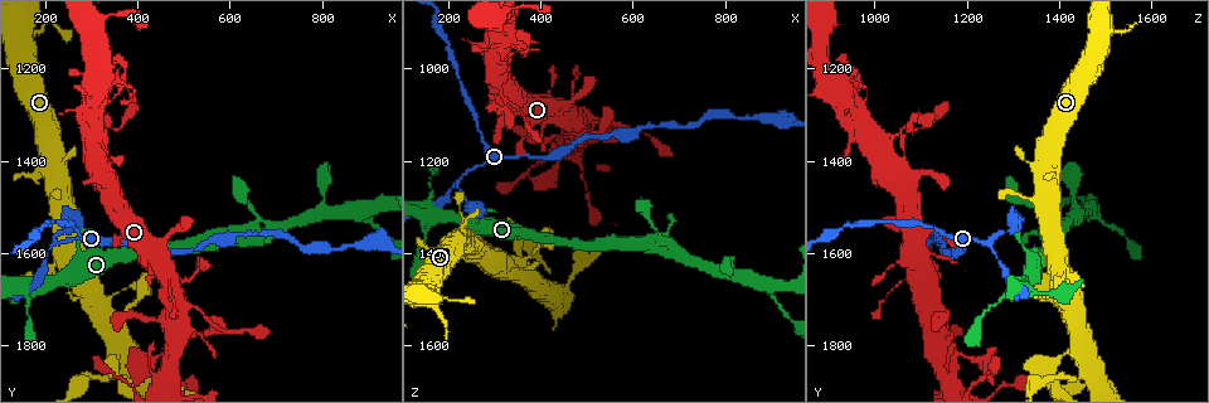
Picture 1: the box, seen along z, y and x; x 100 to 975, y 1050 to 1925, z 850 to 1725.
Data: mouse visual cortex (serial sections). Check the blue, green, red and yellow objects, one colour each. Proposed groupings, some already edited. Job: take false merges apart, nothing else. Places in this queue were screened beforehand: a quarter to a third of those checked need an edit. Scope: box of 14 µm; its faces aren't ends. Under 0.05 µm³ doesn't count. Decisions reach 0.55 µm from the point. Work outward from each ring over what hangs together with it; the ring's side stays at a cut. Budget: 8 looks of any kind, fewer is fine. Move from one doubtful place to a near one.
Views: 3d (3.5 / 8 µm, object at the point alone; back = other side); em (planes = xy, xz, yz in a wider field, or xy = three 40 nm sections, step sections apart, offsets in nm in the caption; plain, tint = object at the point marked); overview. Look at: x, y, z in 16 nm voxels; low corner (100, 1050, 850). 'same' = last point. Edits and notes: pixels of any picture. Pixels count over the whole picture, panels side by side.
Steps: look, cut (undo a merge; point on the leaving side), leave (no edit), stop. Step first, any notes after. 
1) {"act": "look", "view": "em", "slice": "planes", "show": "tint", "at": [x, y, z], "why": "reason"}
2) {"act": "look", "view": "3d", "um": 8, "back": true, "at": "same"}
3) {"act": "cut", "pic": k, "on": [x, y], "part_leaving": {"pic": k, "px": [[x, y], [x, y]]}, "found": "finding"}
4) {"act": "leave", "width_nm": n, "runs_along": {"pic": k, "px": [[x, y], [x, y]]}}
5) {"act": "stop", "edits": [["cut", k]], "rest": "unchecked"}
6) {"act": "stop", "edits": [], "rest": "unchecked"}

{"act": "look", "view": "3d", "um": 3.5, "at": [245, 1550, 1295], "why": "sharp bend"}

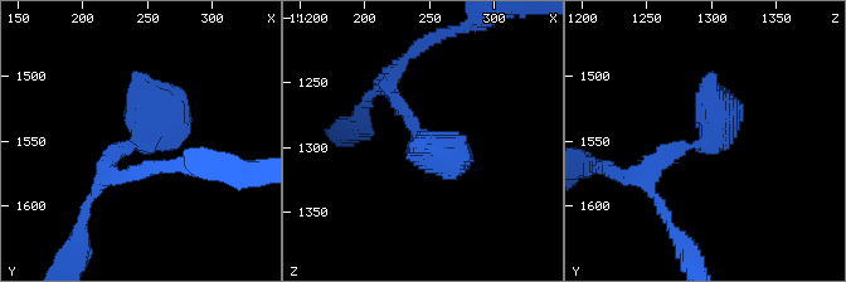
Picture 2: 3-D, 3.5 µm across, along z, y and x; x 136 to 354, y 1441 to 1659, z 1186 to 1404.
{"act": "look", "view": "em", "slice": "xy", "step": 1, "show": "tint", "at": [246, 1550, 1296], "why": "shape alone is not enough"}

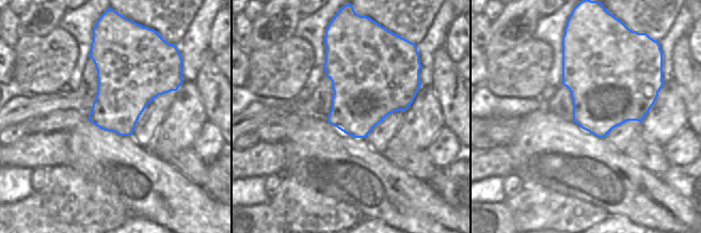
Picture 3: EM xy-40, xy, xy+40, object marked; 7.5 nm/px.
{"act": "look", "view": "em", "slice": "planes", "show": "tint", "at": "same"}

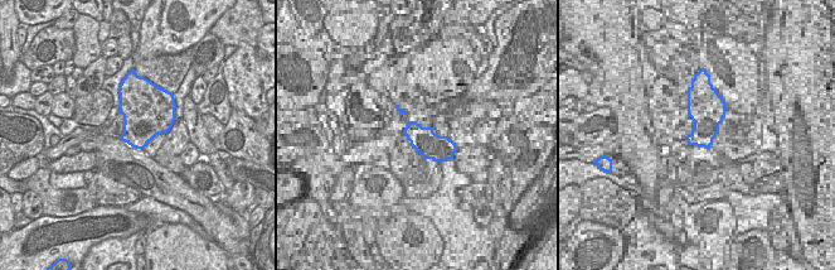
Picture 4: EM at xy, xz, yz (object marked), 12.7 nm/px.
{"act": "leave", "runs_along": {"pic": 2, "px": [[642, 179], [713, 132], [715, 74]]}, "found": "one cell here"}

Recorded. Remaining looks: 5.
{"act": "look", "view": "3d", "um": 3.5, "at": [355, 1810, 1425], "why": "sudden change in width"}

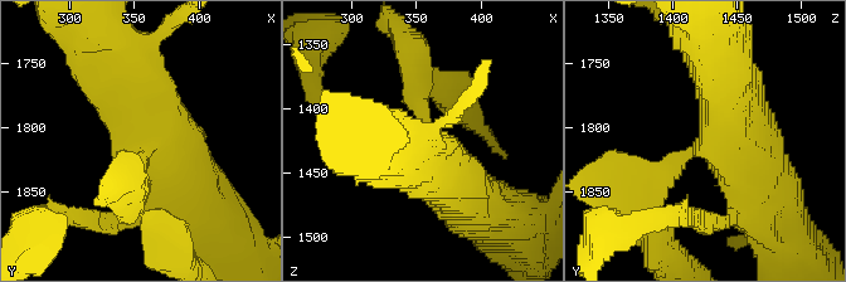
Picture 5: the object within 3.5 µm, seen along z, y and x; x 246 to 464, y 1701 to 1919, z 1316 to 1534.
{"act": "look", "view": "em", "slice": "xy", "step": 2, "show": "tint", "at": [354, 1812, 1426]}

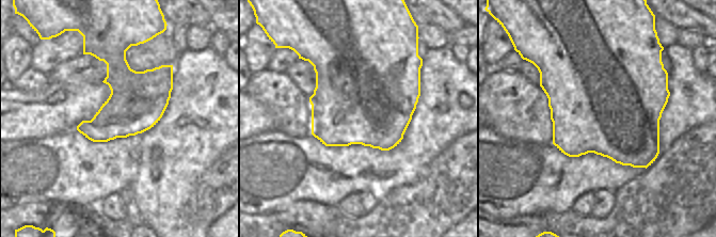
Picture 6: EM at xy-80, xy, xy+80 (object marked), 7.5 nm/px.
{"act": "leave", "runs_along": {"pic": 5, "px": [[111, 61], [193, 191]]}, "found": "one cell here"}

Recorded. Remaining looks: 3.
{"act": "look", "view": "3d", "um": 3.5, "at": [375, 1215, 960], "why": "abrupt turn"}

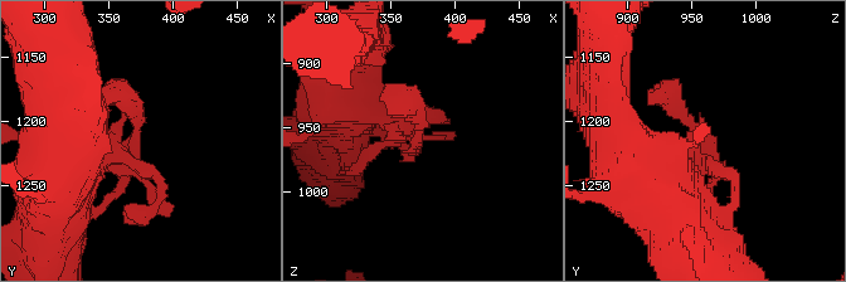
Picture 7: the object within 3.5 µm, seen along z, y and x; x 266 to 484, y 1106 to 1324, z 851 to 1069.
{"act": "look", "view": "em", "slice": "xy", "step": 3, "show": "tint", "at": [374, 1218, 960]}

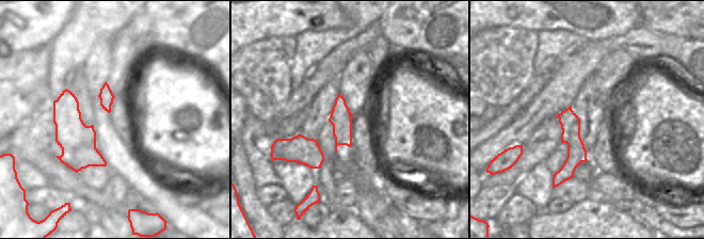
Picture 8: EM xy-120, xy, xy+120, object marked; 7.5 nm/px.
{"act": "leave", "runs_along": {"pic": 7, "px": [[54, 197], [105, 100]]}, "found": "one cell here"}

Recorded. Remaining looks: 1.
{"act": "stop", "edits": [], "rest": "unchecked"}

